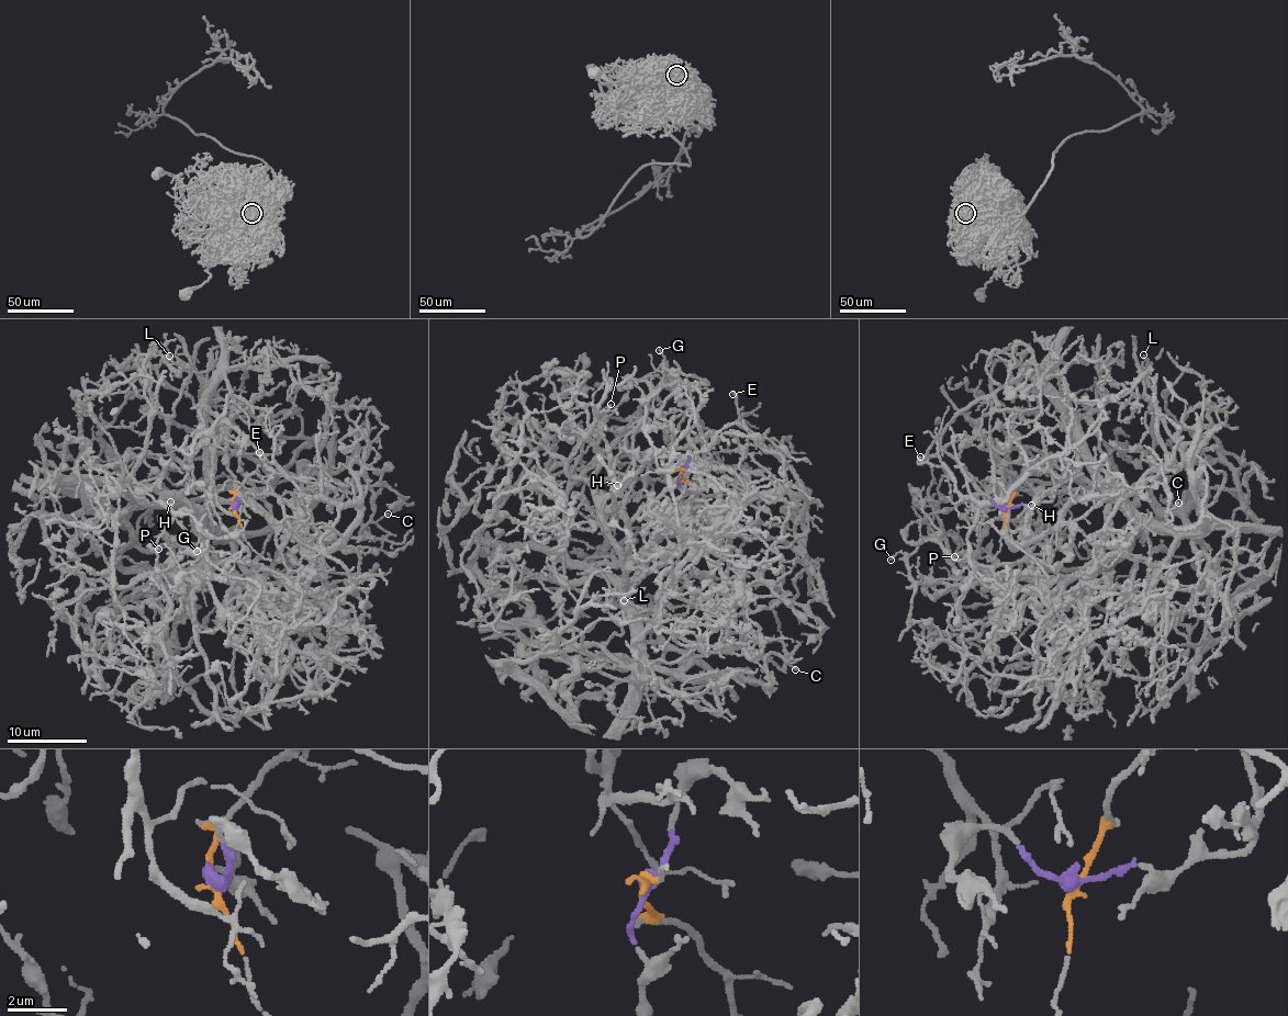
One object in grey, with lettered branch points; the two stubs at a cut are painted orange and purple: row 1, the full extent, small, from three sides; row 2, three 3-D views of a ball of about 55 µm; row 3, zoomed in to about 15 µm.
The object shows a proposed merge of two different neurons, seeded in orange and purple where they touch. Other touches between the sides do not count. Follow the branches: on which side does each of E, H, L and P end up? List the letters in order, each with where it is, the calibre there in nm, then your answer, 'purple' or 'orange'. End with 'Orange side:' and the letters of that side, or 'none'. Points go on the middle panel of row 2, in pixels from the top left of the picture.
E: place (732, 394); calibre 200 nm; orange
H: place (617, 485); calibre 420 nm; purple
L: place (624, 600); calibre 150 nm; purple
P: place (611, 404); calibre 140 nm; purple
Orange side: E

